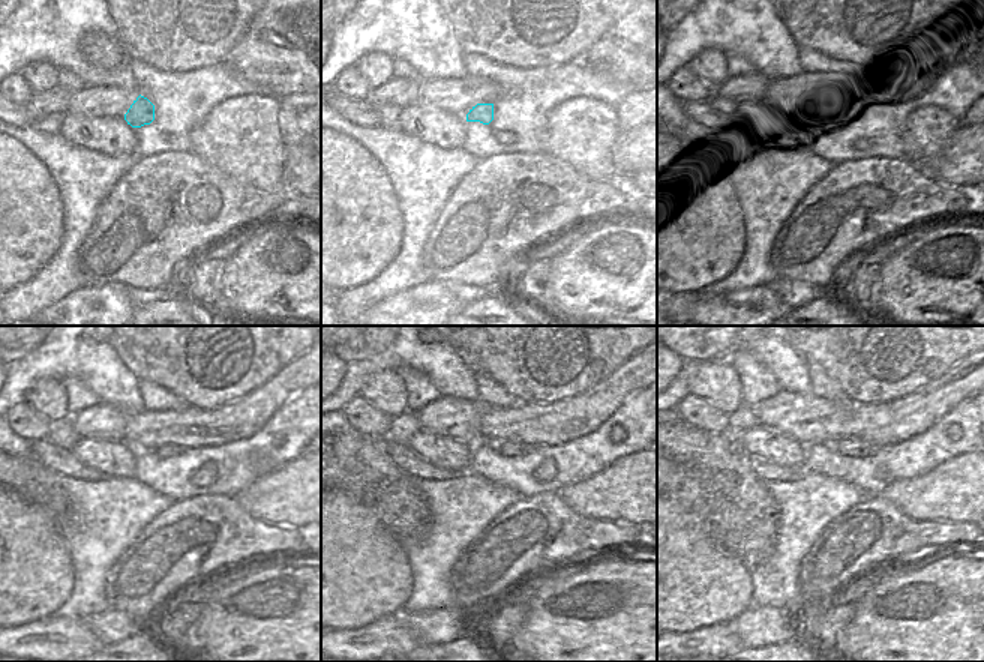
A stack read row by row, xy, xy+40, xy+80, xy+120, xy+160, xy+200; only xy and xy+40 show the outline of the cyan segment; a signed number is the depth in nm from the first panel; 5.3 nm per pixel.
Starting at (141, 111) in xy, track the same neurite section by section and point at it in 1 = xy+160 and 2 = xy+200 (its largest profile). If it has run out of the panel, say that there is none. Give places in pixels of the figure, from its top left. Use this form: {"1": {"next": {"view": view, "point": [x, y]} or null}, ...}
{"1": {"next": {"view": "xy+160", "point": [509, 449]}}, "2": {"next": {"view": "xy+200", "point": [849, 446]}}}

